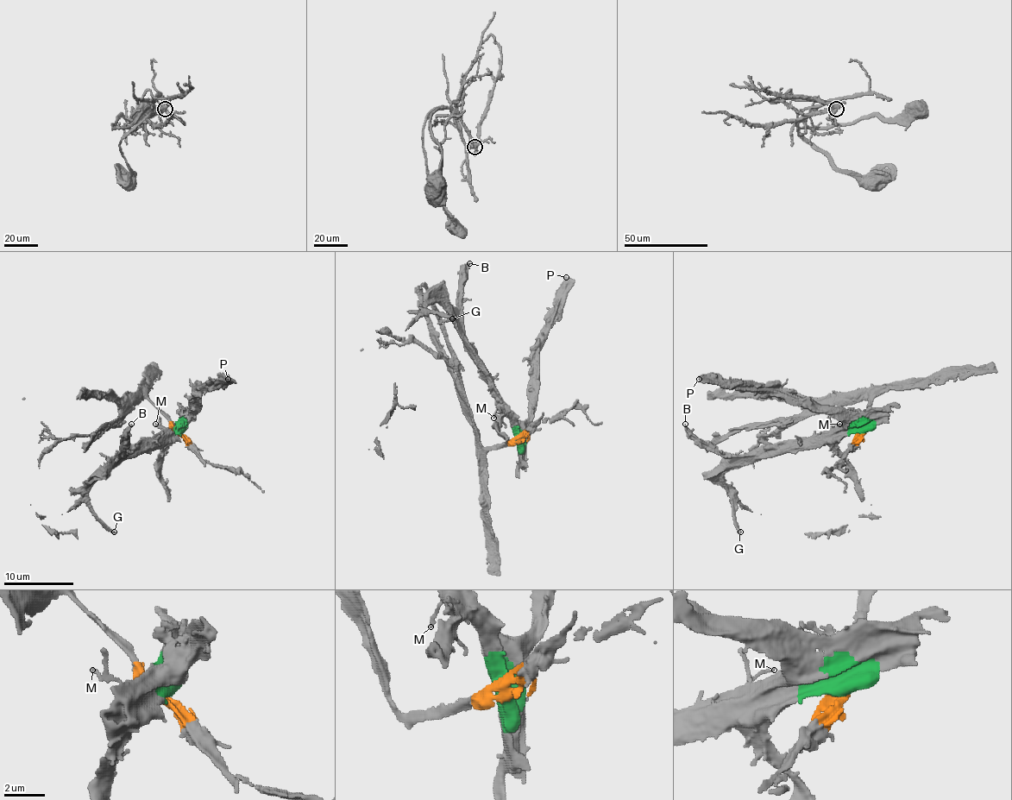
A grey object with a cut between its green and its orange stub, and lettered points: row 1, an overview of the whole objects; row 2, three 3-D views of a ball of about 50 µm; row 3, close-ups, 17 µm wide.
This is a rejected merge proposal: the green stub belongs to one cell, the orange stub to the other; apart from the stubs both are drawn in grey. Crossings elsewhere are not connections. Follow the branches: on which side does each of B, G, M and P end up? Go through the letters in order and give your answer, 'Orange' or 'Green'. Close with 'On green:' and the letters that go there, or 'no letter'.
B: Green
G: Green
M: Green
P: Green
On green: B, G, M, P

